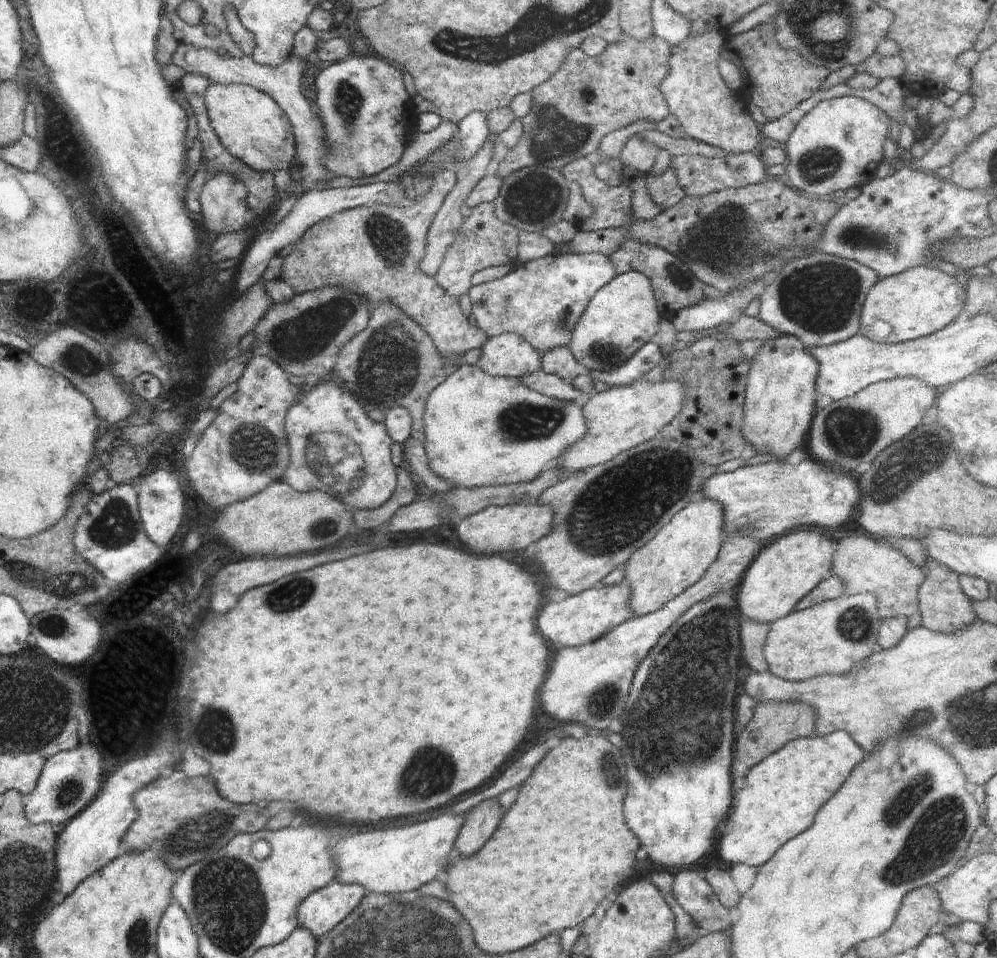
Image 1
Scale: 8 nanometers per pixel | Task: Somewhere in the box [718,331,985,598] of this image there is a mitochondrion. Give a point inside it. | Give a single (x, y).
(903, 468)

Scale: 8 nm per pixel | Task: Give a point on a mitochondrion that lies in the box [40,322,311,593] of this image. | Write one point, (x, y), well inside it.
(255, 448)

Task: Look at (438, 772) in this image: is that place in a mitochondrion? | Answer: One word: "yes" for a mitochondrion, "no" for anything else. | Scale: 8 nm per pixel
yes

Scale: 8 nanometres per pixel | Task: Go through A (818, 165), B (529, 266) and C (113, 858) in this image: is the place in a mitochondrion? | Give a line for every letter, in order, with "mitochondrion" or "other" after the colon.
A: mitochondrion
B: other
C: other

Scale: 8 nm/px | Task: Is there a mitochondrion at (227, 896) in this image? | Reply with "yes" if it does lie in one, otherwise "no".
yes

